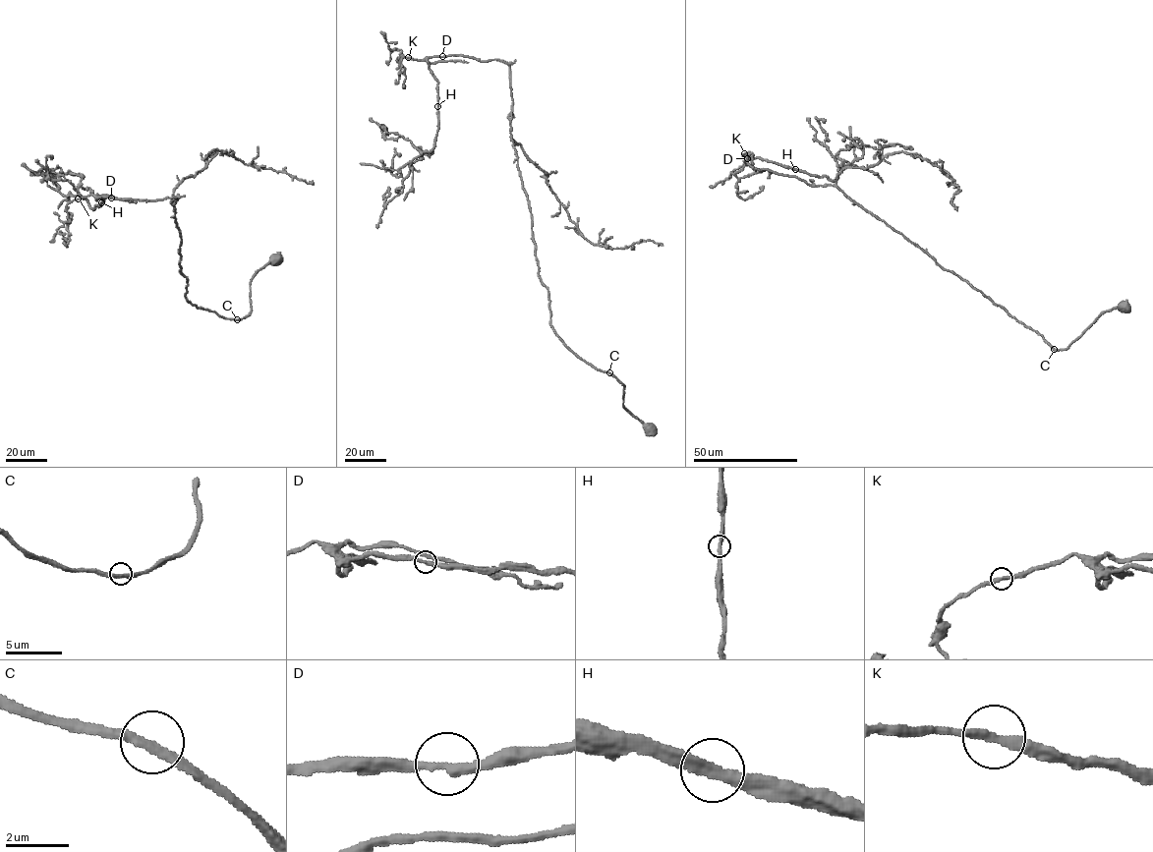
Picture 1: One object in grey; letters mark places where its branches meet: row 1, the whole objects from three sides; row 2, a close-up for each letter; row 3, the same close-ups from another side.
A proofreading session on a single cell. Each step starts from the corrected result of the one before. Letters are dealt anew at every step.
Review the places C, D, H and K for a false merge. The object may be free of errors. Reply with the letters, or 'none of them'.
none of them

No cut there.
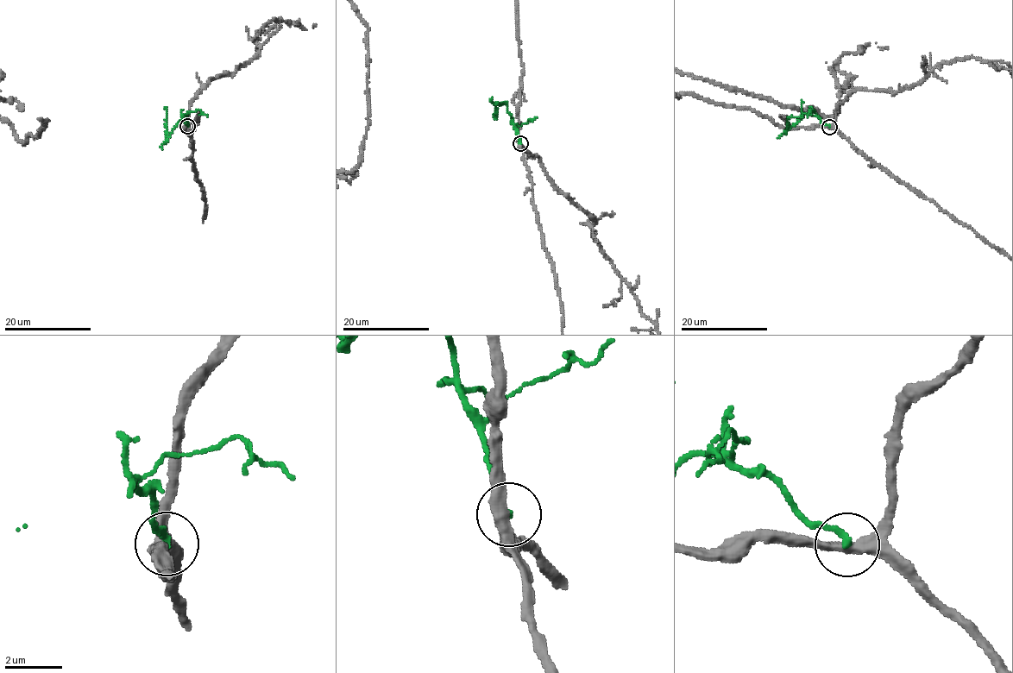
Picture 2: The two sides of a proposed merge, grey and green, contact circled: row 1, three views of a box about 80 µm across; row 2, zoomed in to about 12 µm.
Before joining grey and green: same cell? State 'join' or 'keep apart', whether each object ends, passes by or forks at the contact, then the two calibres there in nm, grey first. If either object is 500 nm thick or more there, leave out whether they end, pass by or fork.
keep apart; grey passes by; green ends there; 400 nm thick on the grey side, 220 nm on the other

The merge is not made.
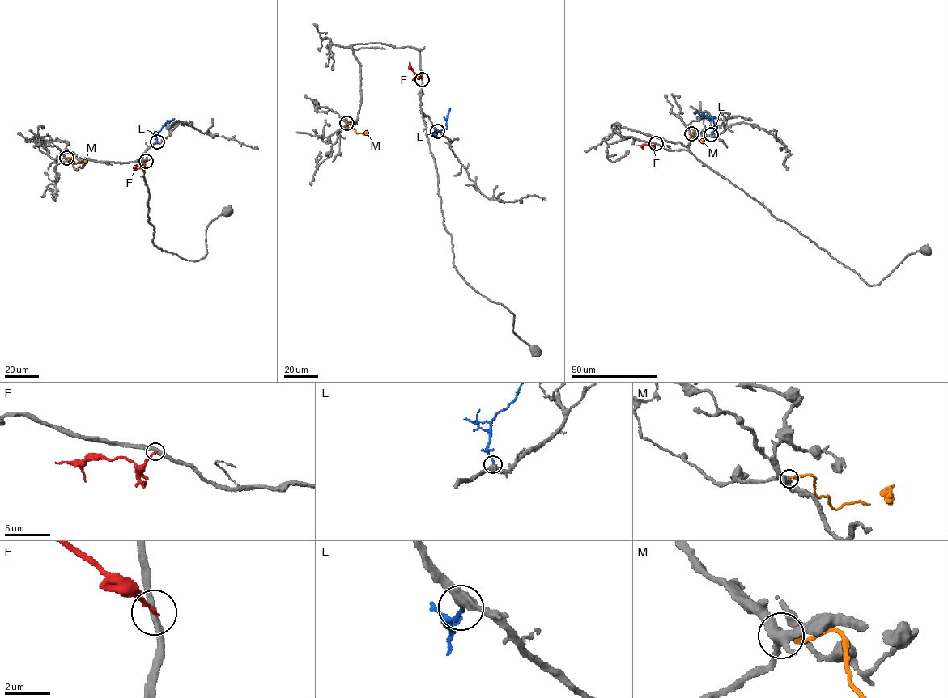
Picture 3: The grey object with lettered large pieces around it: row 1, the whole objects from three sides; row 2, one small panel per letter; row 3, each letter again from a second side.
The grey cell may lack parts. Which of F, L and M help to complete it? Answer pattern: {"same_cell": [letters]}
{"same_cell": ["L"]}

